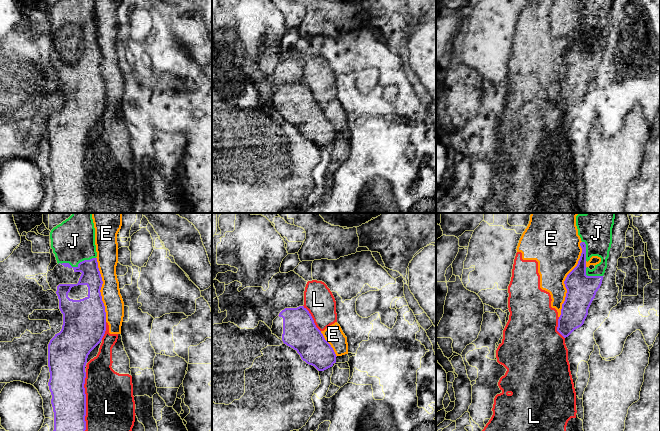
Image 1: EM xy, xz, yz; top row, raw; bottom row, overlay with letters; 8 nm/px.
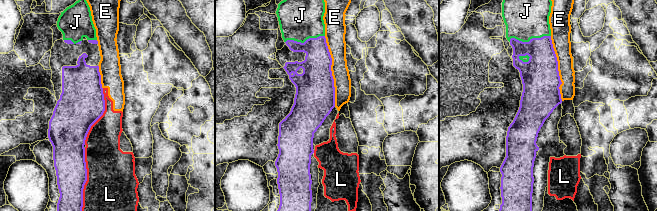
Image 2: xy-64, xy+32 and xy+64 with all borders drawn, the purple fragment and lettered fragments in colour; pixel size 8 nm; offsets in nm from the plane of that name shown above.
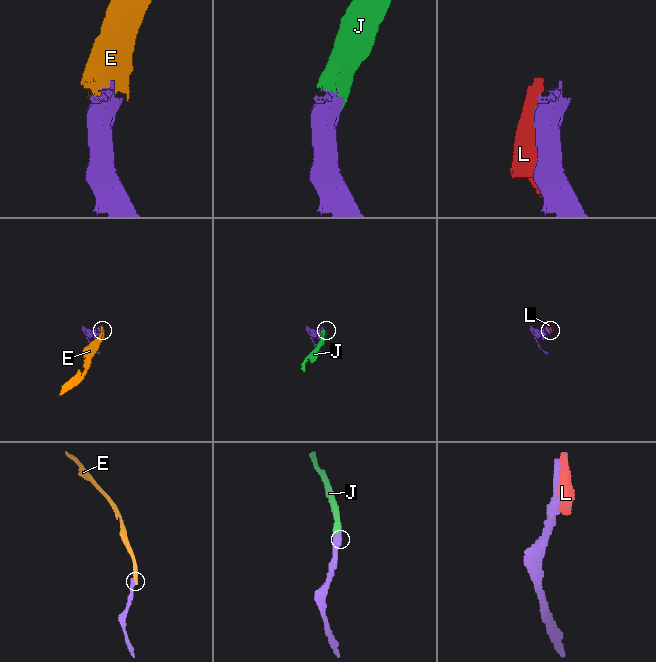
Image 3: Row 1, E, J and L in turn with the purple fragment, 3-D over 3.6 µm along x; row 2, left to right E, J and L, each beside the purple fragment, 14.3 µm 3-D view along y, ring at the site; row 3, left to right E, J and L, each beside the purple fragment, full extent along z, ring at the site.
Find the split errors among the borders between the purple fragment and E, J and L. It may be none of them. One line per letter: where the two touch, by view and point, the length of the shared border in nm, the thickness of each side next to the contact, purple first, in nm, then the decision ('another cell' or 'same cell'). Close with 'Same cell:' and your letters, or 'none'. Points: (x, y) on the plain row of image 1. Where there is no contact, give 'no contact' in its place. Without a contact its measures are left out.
E: yz (565, 55) | 650 nm | 240/380 nm | another cell
J: xy (76, 43) | 300 nm | 150/320 nm | same cell
L: xy (85, 180) | 500 nm | 280/400 nm | another cell
Same cell: J

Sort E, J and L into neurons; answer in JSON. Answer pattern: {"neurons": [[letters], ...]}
{"neurons": [["E", "L"], ["J"]]}

